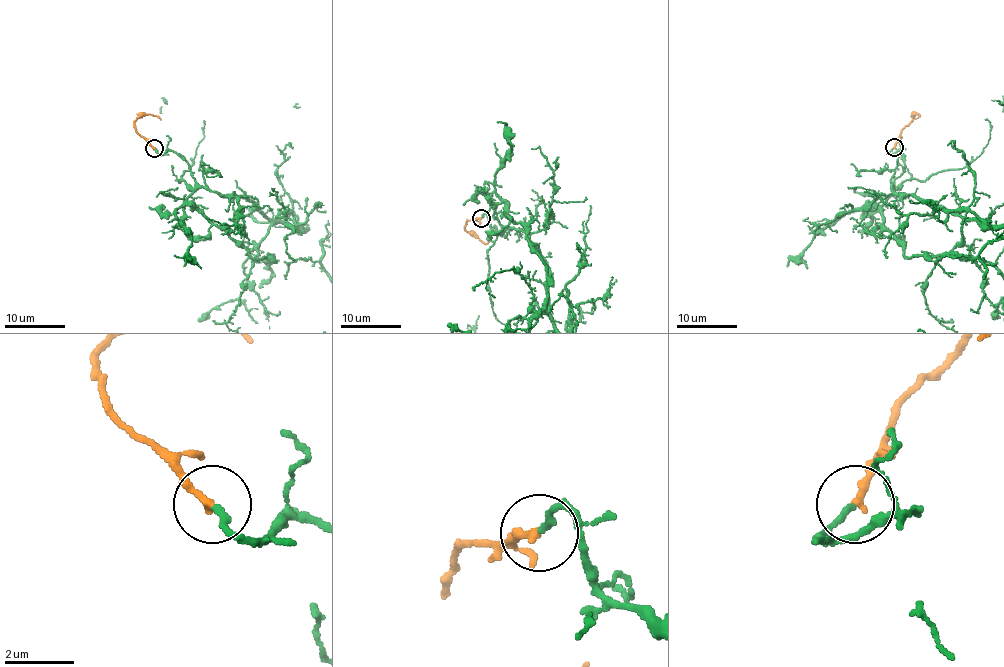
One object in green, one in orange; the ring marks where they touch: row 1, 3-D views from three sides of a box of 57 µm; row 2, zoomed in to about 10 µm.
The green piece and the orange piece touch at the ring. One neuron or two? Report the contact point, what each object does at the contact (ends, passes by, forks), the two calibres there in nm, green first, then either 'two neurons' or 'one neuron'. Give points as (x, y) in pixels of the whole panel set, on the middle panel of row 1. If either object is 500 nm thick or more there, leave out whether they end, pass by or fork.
place (481, 218); green ends; orange ends; calibres 190 and 220 nm; one neuron

